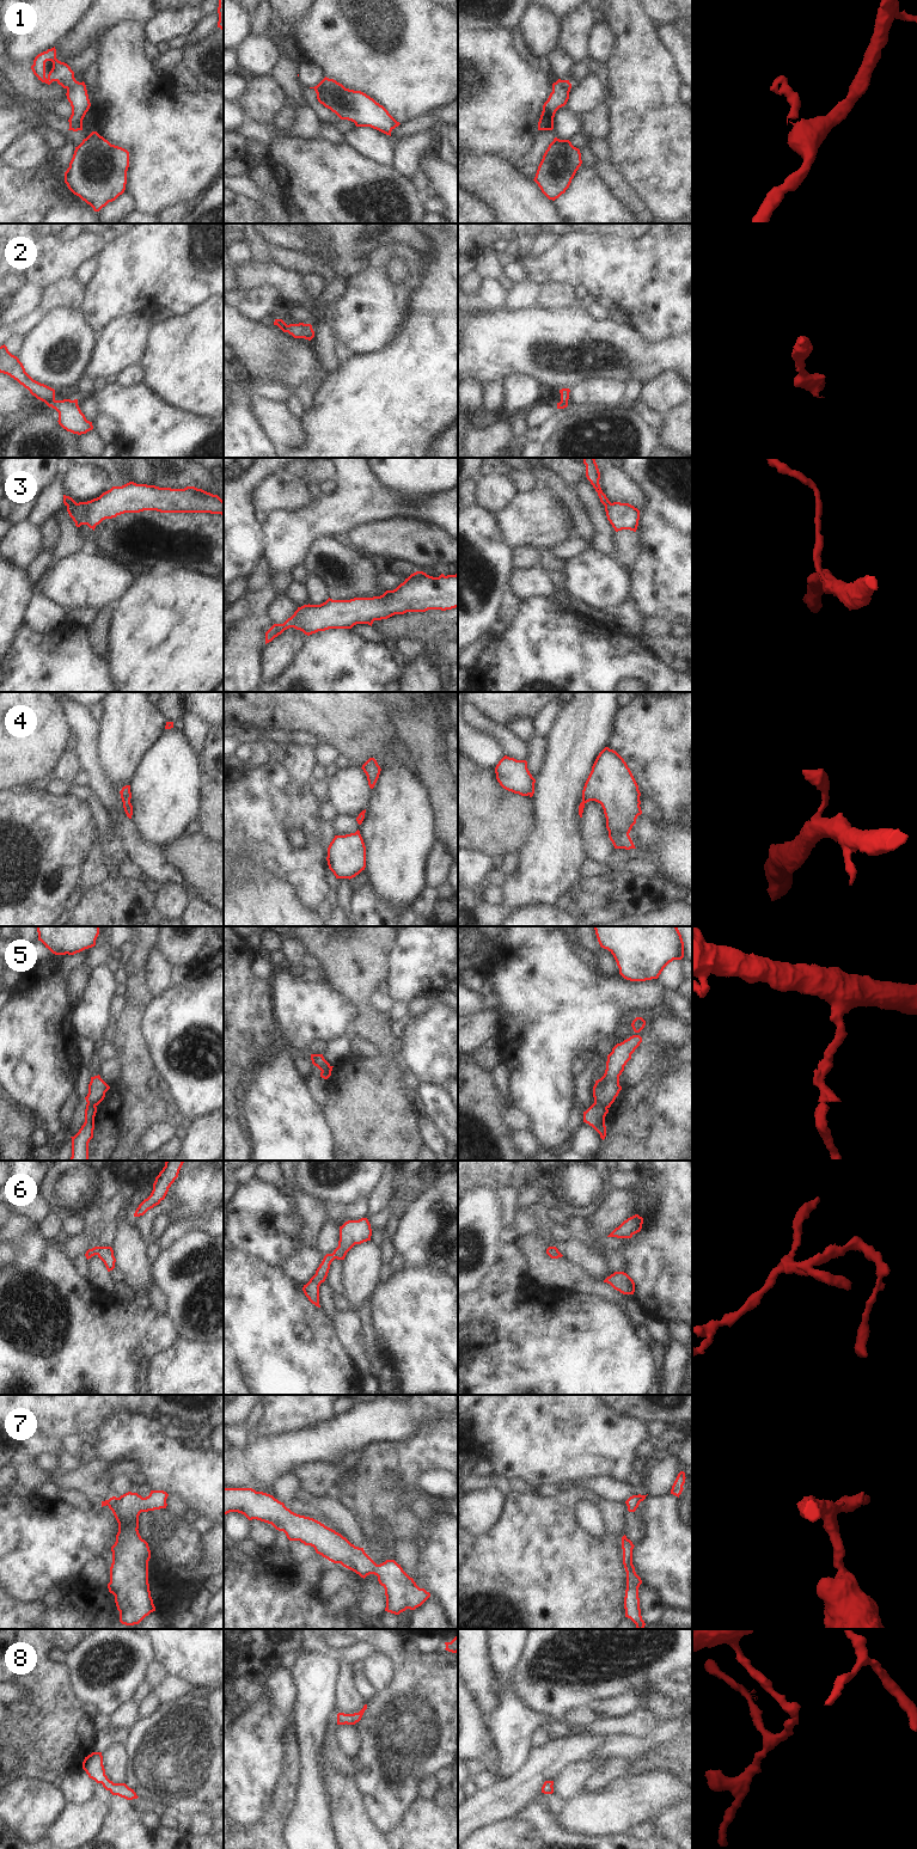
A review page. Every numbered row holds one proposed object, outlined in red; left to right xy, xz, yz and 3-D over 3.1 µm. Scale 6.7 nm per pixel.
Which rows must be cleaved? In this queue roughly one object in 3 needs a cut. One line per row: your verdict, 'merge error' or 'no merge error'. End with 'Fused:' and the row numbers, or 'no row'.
1: merge error
2: no merge error
3: merge error
4: no merge error
5: merge error
6: no merge error
7: no merge error
8: no merge error
Fused: 1, 3, 5

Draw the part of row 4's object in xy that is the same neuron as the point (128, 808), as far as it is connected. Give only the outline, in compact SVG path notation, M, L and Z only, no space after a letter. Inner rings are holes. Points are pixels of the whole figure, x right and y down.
M130 785L123 786L122 790L120 791L120 794L121 794L121 798L122 798L122 802L123 802L124 812L126 812L127 816L129 819L132 819L133 806L130 803L130 798L132 798Z

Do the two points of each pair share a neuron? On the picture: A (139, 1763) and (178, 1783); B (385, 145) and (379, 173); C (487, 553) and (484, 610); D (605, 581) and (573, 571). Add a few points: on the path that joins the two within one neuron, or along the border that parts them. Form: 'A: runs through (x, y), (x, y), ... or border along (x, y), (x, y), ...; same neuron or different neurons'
A: runs through (148, 1763), (158, 1763), (169, 1774); same neuron
B: border along (356, 151), (379, 163), (391, 165); different neurons
C: runs through (496, 568), (499, 581), (493, 595); same neuron
D: runs through (597, 580), (581, 571); same neuron

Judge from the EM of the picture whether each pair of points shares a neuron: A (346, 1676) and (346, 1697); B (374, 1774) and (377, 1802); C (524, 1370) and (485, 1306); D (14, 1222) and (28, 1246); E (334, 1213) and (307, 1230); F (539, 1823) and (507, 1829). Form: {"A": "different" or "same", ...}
{"A": "same", "B": "same", "C": "same", "D": "different", "E": "different", "F": "same"}

